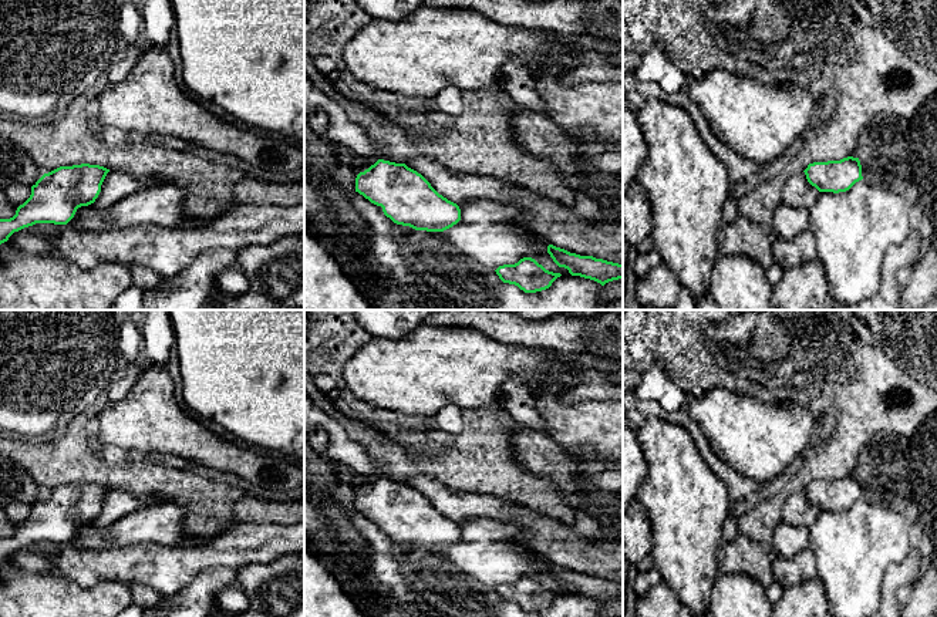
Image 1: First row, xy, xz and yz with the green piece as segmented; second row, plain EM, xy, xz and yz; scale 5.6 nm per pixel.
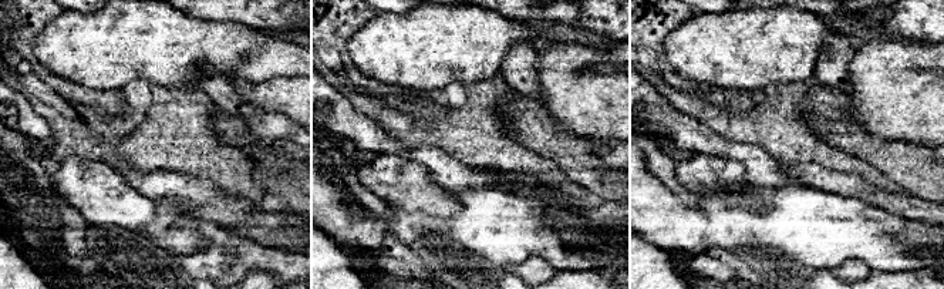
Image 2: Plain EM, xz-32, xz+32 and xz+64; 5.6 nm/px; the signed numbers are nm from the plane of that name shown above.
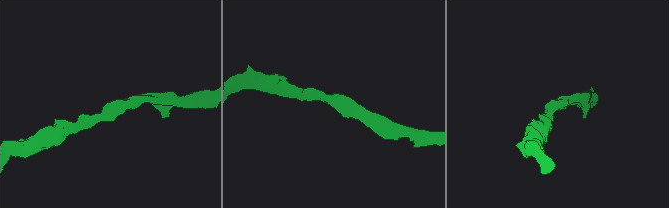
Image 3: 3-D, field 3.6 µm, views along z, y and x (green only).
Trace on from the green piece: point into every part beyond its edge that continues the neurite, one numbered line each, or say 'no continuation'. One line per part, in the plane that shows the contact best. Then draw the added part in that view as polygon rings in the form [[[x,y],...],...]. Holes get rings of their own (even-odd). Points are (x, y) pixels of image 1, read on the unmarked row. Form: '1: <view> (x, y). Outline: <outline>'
no continuation

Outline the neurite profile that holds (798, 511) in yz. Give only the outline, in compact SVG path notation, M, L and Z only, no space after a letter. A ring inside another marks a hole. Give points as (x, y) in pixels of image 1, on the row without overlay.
M801 490L786 499L782 508L782 522L809 529L818 512L819 509L808 500L805 490Z

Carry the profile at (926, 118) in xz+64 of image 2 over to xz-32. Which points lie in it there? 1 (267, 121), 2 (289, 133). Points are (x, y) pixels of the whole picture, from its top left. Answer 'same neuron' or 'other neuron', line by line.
1: other neuron
2: other neuron

